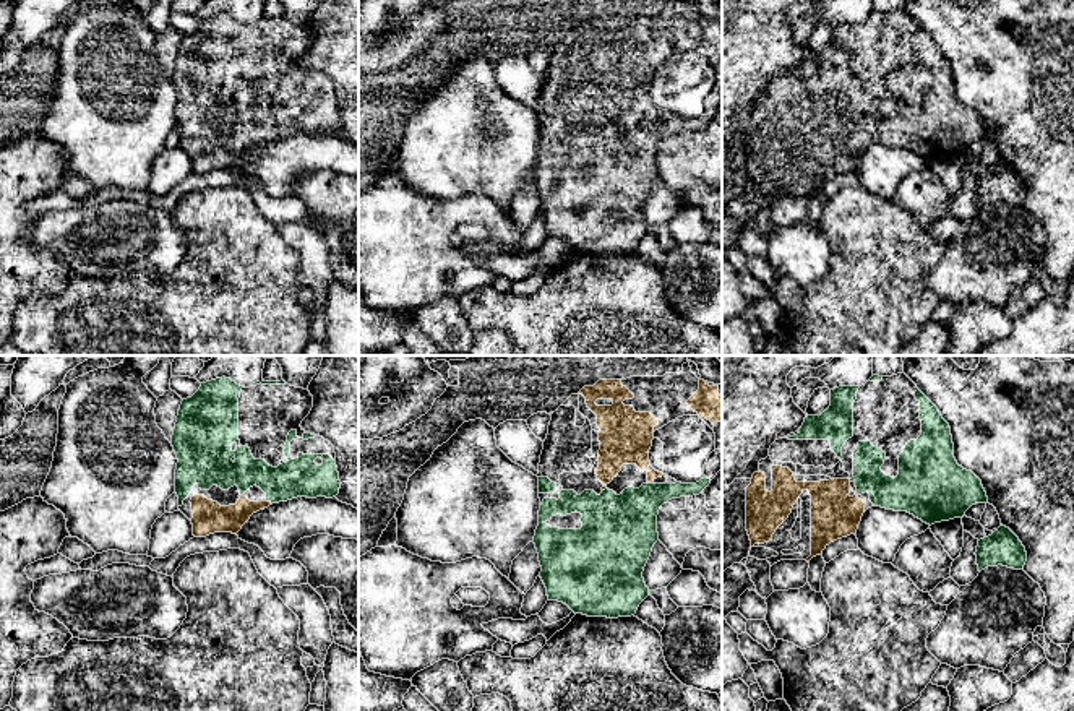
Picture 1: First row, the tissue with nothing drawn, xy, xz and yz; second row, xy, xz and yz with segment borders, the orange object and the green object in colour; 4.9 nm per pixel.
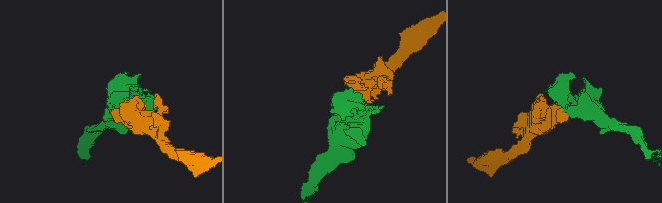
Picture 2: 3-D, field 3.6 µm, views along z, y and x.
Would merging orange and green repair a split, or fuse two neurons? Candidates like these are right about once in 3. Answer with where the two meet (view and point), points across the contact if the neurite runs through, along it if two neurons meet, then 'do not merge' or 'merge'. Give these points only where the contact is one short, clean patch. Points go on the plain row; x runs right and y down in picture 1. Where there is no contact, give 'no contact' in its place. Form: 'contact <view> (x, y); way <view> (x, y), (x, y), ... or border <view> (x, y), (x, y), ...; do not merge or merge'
contact yz (855, 127); merge

